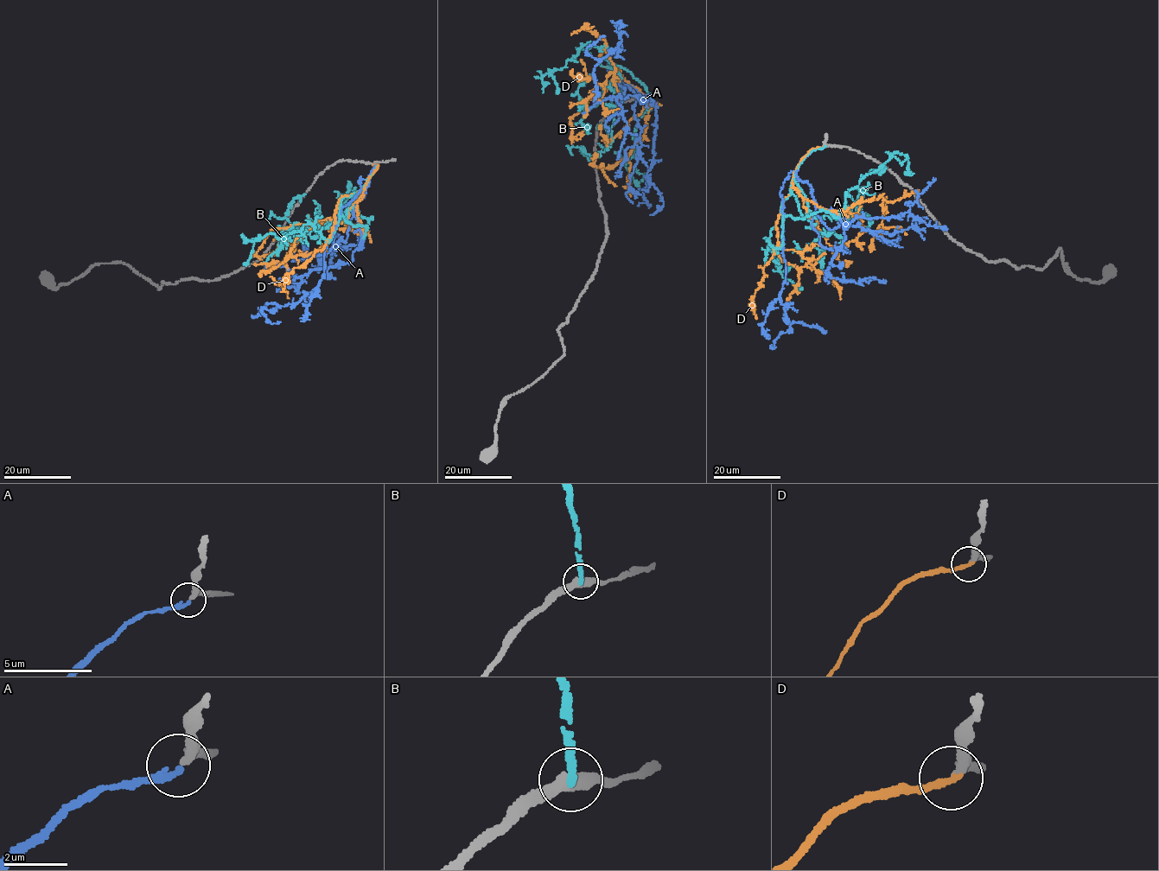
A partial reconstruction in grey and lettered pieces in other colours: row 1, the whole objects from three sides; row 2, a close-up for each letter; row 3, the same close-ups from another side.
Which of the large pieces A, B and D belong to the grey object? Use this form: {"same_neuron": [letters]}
{"same_neuron": ["D"]}

